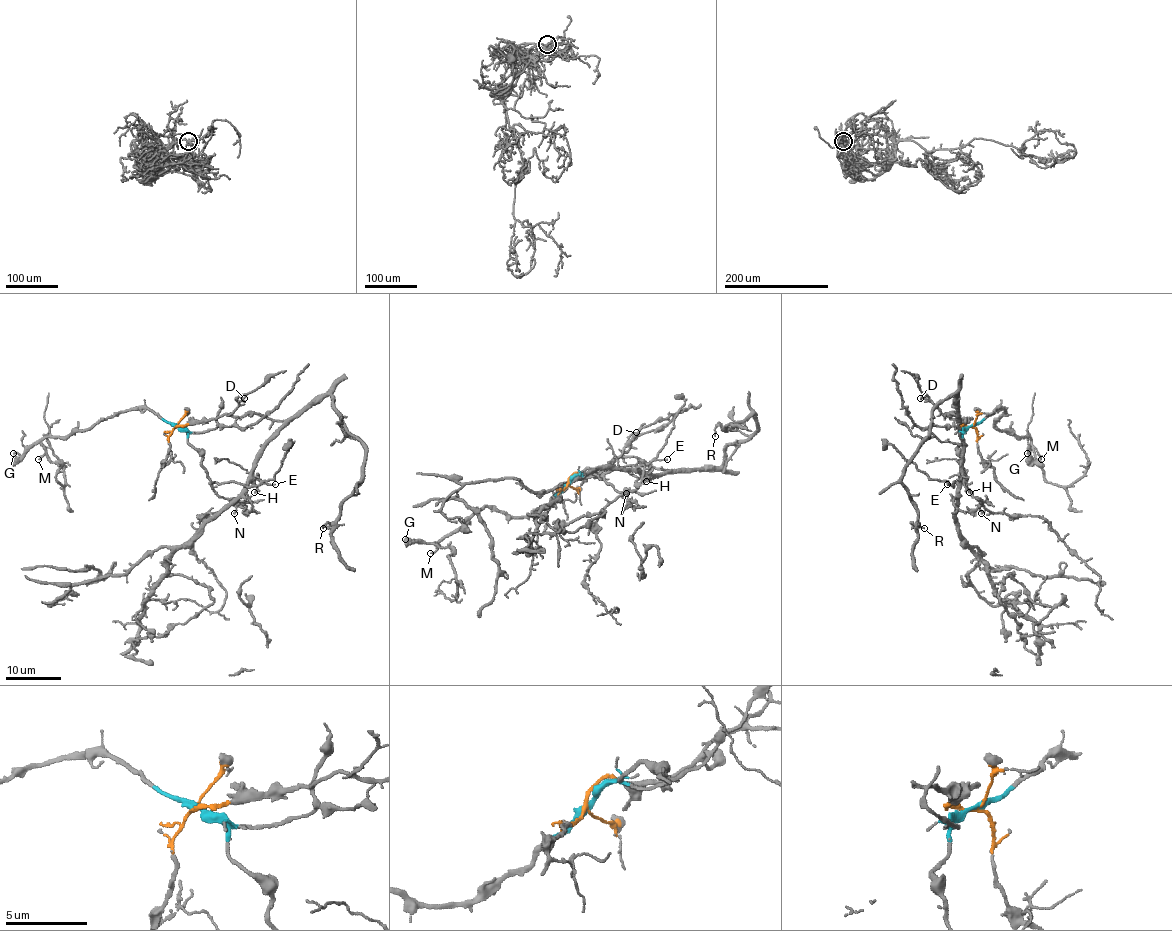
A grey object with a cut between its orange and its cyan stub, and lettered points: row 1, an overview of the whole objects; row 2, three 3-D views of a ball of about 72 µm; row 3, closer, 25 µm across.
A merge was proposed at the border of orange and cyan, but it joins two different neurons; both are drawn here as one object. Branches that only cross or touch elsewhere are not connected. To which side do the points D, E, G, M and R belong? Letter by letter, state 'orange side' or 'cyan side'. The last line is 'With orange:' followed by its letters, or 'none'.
D: orange side
E: cyan side
G: cyan side
M: cyan side
R: orange side
With orange: D, R

